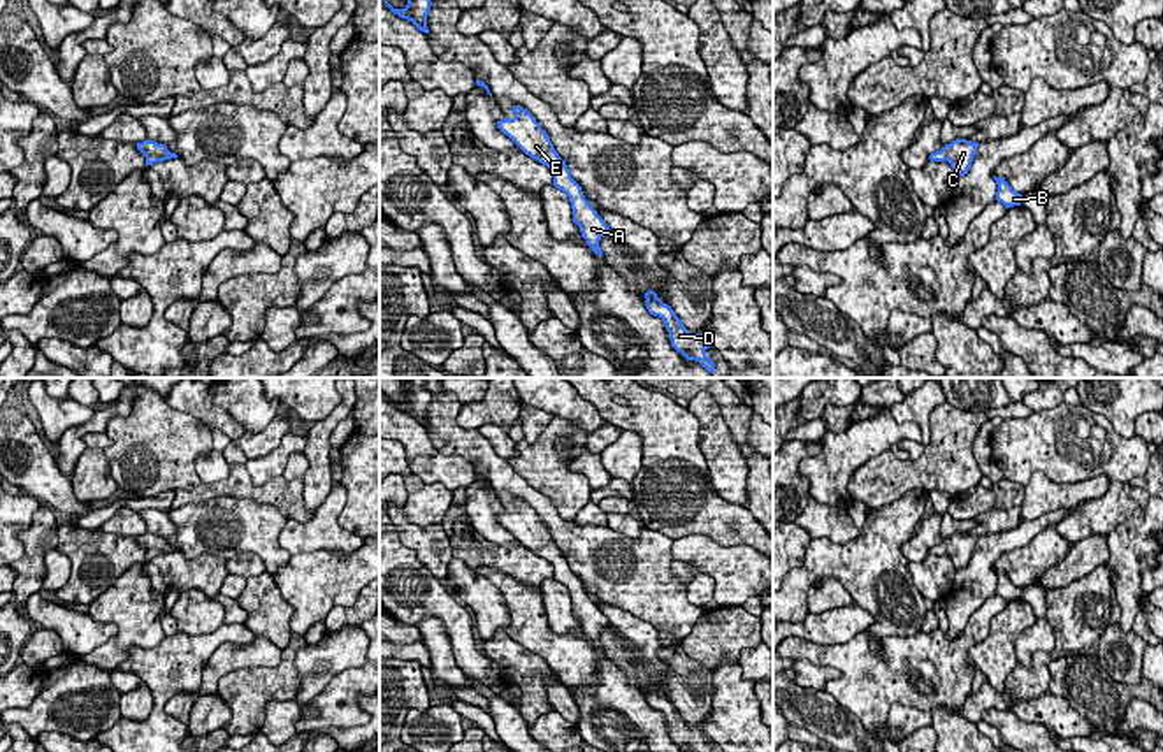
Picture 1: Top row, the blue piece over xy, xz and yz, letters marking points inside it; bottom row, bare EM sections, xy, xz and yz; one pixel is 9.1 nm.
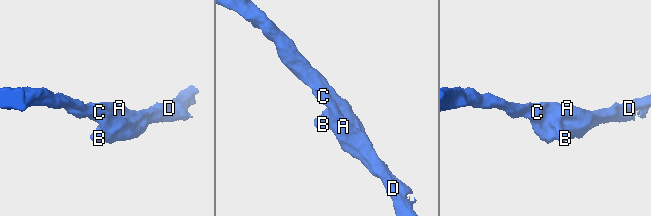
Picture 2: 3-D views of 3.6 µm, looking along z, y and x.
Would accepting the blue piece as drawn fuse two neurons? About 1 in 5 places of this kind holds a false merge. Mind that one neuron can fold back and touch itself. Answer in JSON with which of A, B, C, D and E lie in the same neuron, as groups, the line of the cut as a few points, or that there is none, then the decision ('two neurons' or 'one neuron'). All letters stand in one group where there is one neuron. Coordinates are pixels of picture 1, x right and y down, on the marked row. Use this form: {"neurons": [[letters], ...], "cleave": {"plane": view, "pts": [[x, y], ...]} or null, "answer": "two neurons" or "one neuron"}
{"neurons": [["A", "B", "C", "D", "E"]], "cleave": null, "answer": "one neuron"}

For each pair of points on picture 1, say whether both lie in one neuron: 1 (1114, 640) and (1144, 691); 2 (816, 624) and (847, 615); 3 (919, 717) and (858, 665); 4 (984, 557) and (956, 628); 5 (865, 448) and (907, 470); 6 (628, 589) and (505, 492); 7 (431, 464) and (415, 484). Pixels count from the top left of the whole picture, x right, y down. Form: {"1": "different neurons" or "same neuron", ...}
{"1": "different neurons", "2": "same neuron", "3": "different neurons", "4": "same neuron", "5": "different neurons", "6": "same neuron", "7": "different neurons"}

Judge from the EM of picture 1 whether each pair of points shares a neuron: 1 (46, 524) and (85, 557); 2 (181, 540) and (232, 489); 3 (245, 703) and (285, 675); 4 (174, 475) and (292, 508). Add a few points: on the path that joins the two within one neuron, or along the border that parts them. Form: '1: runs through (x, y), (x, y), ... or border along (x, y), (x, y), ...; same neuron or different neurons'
1: border along (62, 522), (55, 547); different neurons
2: border along (267, 503), (213, 496), (187, 505); different neurons
3: runs through (255, 693), (264, 684), (274, 684); same neuron
4: border along (201, 482), (192, 489), (176, 491); different neurons

